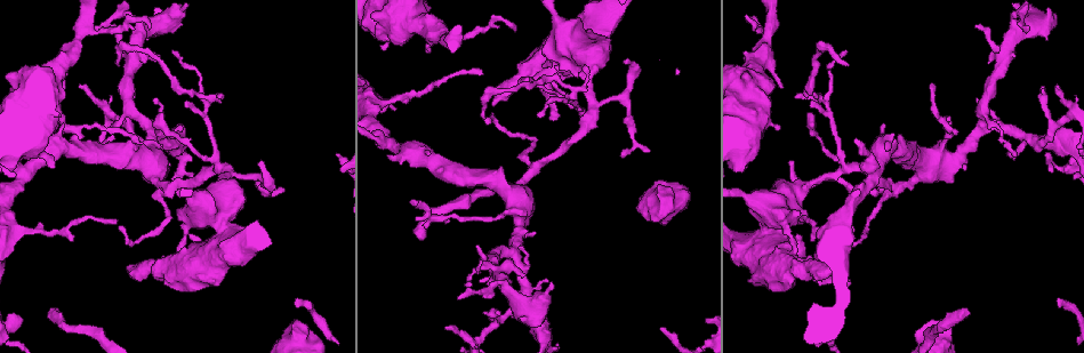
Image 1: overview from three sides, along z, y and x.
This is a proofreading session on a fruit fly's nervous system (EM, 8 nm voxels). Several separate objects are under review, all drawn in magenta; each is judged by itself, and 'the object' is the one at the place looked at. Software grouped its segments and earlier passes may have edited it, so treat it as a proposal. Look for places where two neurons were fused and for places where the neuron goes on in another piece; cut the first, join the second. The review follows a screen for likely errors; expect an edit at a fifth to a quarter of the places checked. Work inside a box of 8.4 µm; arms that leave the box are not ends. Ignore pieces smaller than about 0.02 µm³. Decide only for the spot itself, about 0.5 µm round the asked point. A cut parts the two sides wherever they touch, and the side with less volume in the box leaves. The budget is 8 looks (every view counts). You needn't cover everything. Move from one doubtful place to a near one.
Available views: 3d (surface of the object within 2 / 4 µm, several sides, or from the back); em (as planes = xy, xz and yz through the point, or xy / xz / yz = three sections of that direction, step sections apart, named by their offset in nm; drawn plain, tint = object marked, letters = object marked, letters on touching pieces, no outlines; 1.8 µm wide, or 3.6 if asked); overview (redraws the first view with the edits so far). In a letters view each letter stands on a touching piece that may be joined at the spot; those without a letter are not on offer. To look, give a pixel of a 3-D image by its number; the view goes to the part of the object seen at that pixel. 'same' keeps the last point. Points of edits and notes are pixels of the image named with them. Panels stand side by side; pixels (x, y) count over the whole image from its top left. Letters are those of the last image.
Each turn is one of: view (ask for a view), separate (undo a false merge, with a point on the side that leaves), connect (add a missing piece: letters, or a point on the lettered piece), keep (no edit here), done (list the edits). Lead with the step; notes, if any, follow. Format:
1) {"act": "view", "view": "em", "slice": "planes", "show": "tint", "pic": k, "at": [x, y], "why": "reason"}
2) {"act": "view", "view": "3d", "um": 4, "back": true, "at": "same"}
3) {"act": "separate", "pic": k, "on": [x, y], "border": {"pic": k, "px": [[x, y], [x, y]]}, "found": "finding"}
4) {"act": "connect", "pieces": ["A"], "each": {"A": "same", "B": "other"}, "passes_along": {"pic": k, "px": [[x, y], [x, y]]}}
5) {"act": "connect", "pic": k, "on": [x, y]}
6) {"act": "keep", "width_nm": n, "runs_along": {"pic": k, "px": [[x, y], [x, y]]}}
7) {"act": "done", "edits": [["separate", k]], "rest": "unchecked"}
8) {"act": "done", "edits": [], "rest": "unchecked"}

{"act": "view", "view": "3d", "um": 2, "pic": 1, "at": [200, 97], "why": "a narrow waist"}

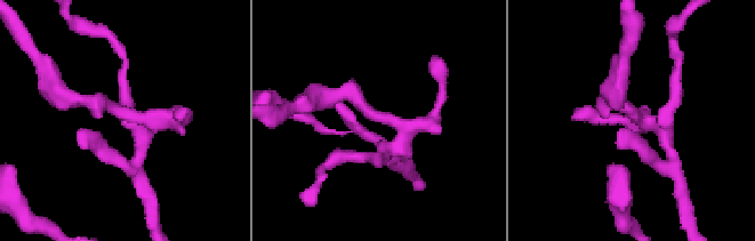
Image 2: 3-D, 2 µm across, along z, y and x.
{"act": "view", "view": "em", "slice": "planes", "show": "letters", "pic": 2, "at": [630, 117], "why": "shape alone is not enough"}

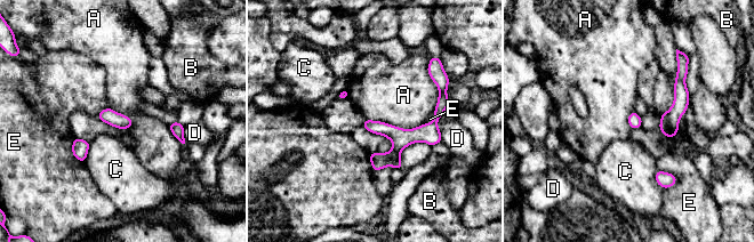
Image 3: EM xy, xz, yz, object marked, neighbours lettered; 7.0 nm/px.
{"act": "keep", "longest_contact_nm": ["A", 400], "each": {"A": "other", "B": "other", "C": "other", "D": "other", "E": "other"}, "border": {"pic": 3, "px": [[366, 118], [402, 128], [422, 124]]}, "found": "continuous, no second neuron"}

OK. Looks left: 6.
{"act": "view", "view": "em", "um": 3.6, "slice": "xy", "step": 4, "show": "letters", "pic": 1, "at": [848, 66], "why": "branch stops here"}

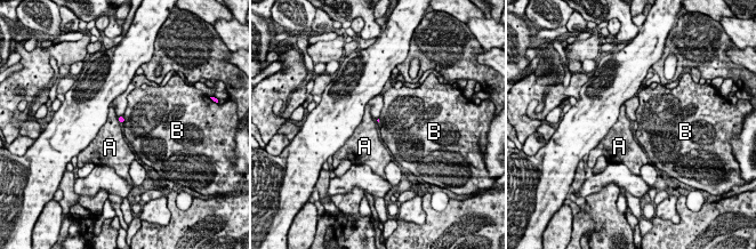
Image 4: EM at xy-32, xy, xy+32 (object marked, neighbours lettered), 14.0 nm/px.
{"act": "view", "view": "em", "um": 3.6, "slice": "planes", "show": "letters", "at": "same", "why": "cut it another way"}

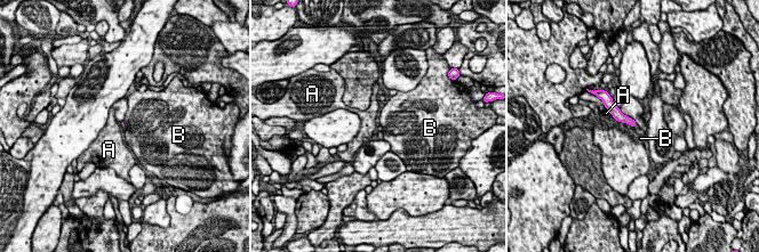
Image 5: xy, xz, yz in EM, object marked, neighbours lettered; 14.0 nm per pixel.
{"act": "keep", "each": {"A": "other", "B": "other"}, "border": {"pic": 5, "px": [[607, 108], [614, 118]]}, "found": "none of them fits"}

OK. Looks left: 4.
{"act": "view", "view": "em", "um": 3.6, "slice": "planes", "show": "tint", "pic": 1, "at": [223, 238], "why": "looks like a crossing"}

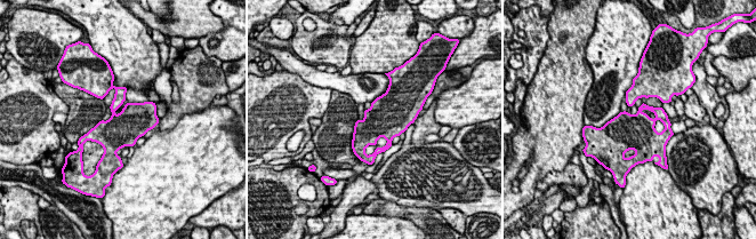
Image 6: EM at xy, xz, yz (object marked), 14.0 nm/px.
{"act": "view", "view": "em", "um": 3.6, "slice": "planes", "show": "letters", "at": "same"}

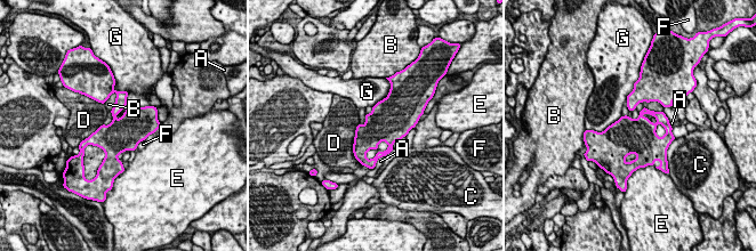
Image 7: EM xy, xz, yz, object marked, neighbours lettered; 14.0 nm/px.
{"act": "keep", "width_nm": 550, "each": {"A": "other", "B": "other", "C": "other", "D": "other", "E": "other", "F": "other", "G": "other"}, "border": {"pic": 7, "px": [[115, 91], [113, 116]]}, "found": "all the same neuron"}

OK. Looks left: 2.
{"act": "done", "edits": [], "rest": "unchecked"}

